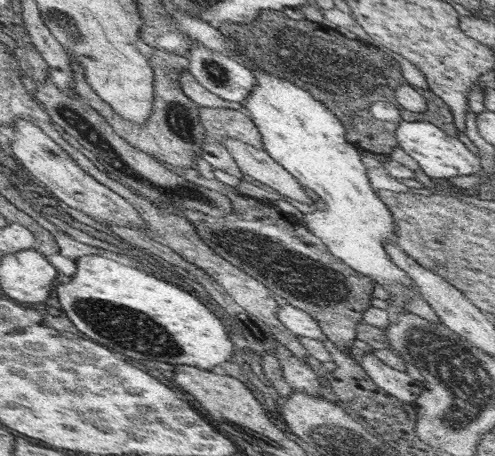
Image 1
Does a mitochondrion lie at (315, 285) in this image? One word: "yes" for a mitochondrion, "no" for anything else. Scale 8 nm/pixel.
yes

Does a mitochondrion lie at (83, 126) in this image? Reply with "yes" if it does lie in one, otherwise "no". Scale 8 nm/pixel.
yes

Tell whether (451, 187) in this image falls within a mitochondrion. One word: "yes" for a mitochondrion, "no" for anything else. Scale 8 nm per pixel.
no

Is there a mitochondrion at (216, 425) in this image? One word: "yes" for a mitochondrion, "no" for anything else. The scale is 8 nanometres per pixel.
no

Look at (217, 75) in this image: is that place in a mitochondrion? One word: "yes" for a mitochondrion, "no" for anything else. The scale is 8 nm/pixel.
yes

